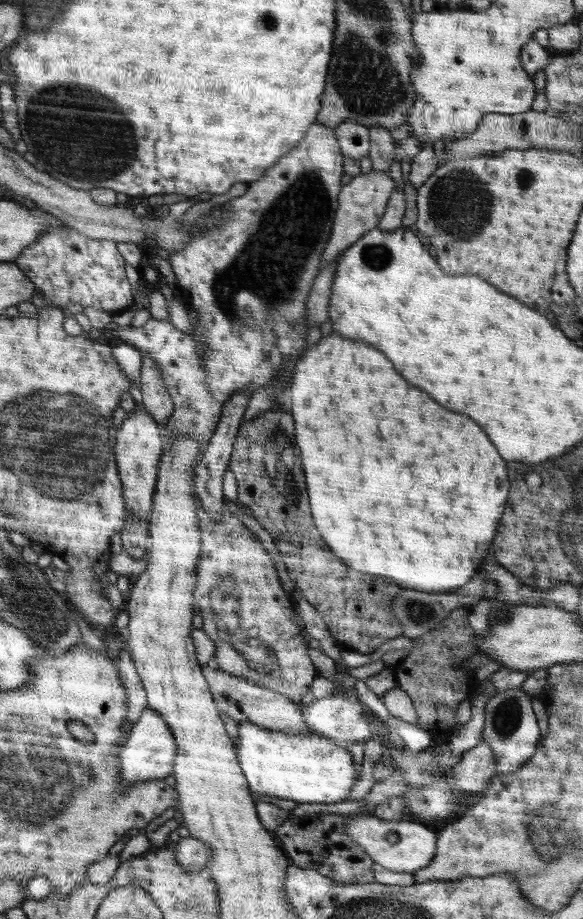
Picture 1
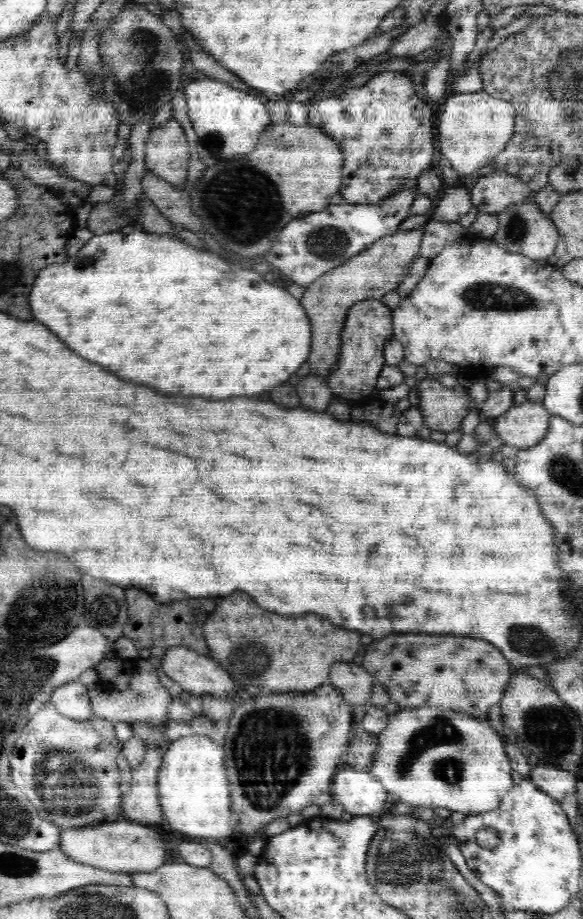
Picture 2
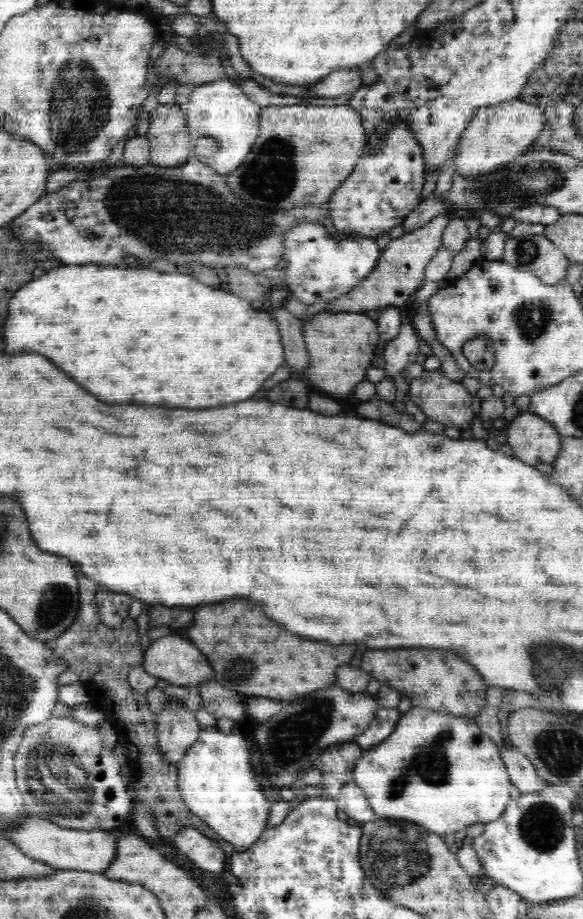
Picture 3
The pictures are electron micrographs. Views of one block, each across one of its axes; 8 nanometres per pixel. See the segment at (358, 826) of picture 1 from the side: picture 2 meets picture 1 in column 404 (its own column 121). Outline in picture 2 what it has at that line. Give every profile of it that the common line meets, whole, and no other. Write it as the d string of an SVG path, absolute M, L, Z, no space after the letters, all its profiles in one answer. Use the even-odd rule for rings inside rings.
M111 820L94 826L74 827L62 830L58 848L72 860L110 872L152 872L170 862L166 850L166 836L146 824Z

